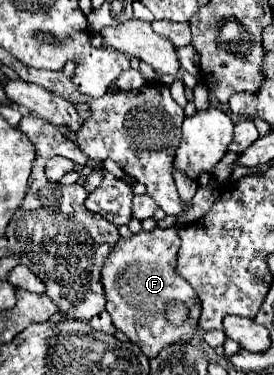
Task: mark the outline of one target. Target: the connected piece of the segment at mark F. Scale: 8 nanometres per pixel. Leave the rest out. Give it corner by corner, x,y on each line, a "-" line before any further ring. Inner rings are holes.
182,222
176,226
168,230
142,230
132,238
120,238
118,246
110,252
110,258
106,258
106,266
102,266
102,288
106,290
106,306
112,324
138,344
148,358
154,358
170,344
190,342
200,318
200,300
194,288
176,274
176,252
180,248
178,230
182,228
-
170,302
190,304
190,316
182,326
174,326
166,320
166,304

